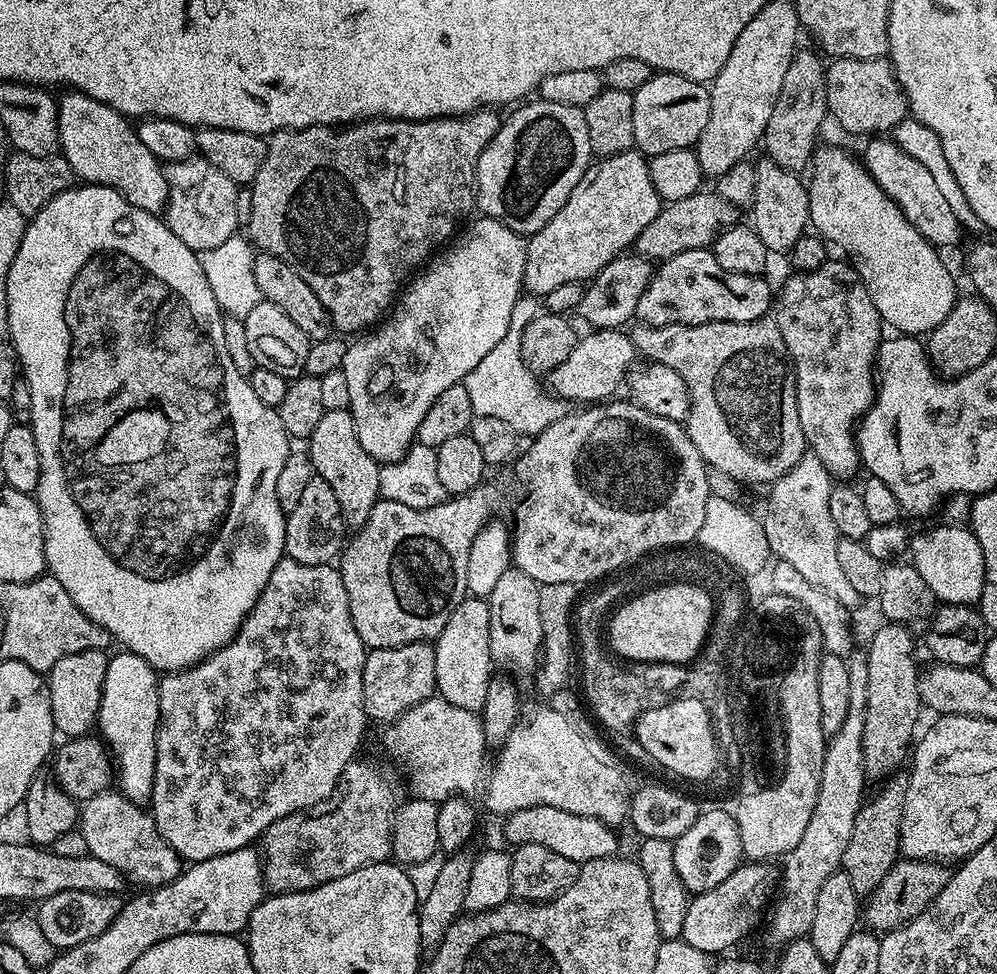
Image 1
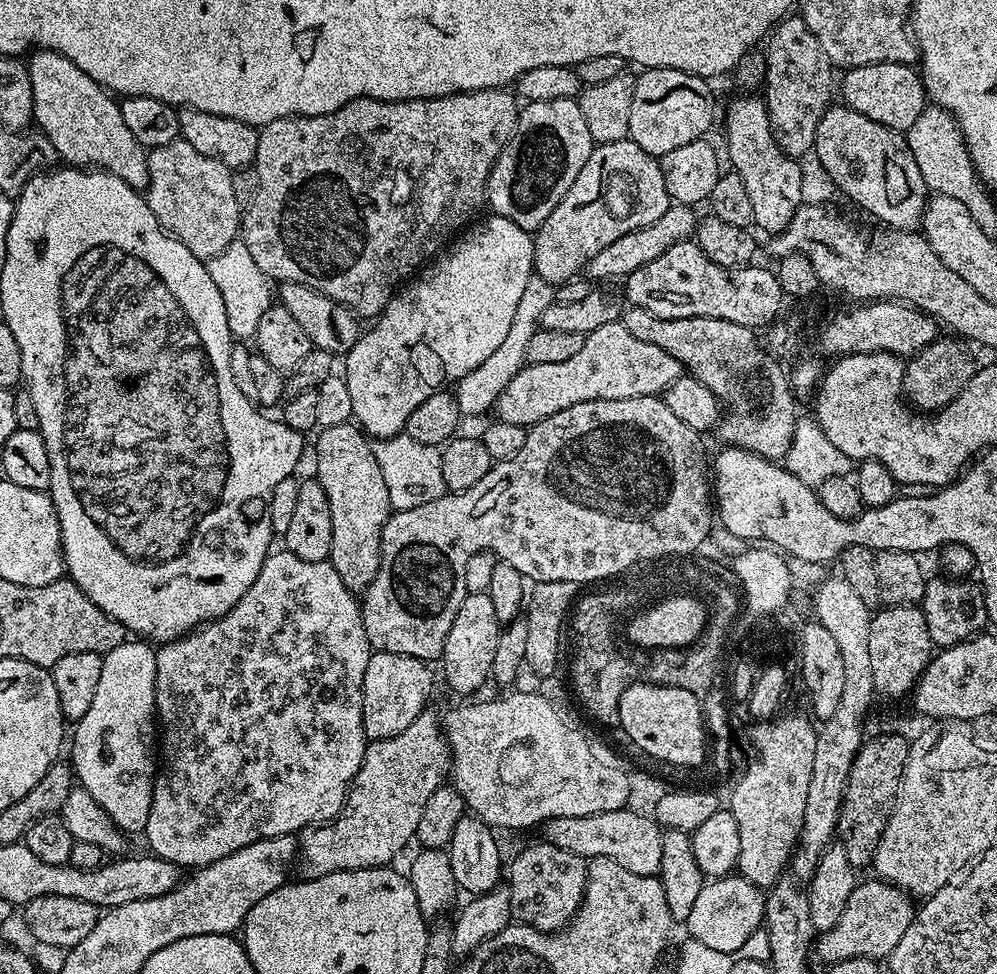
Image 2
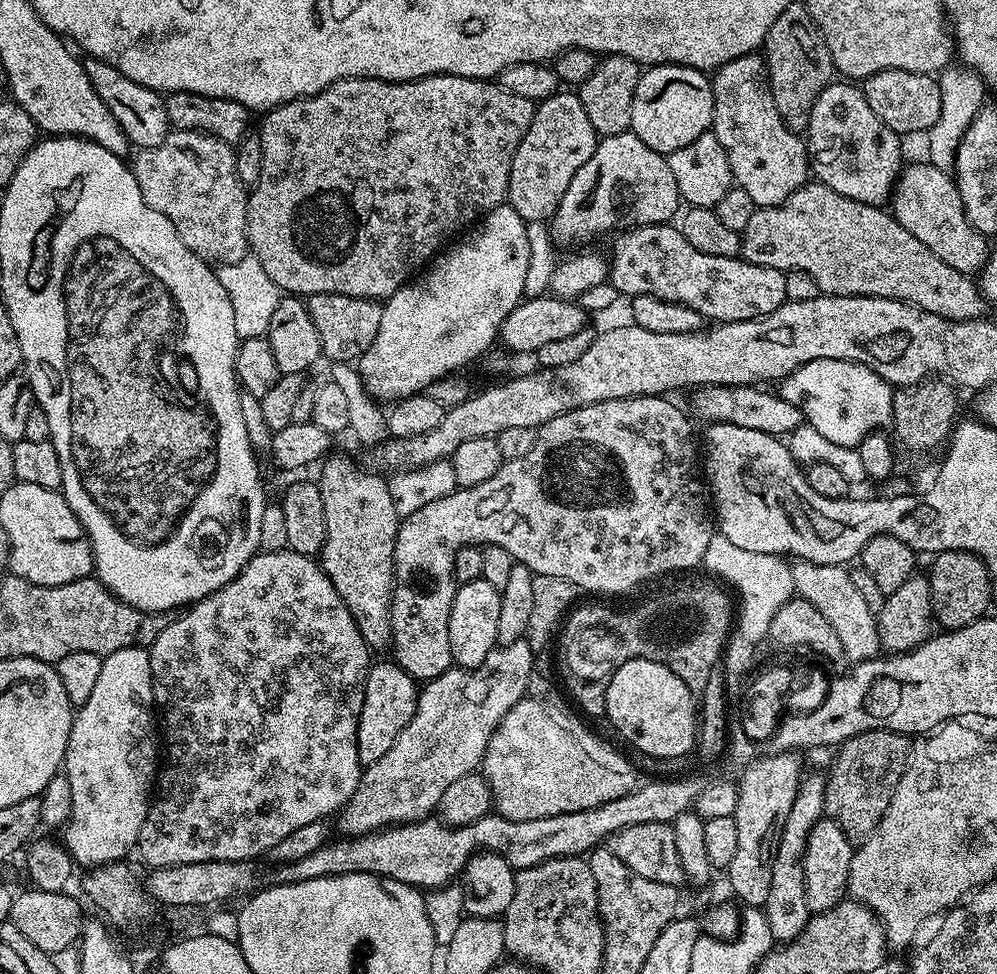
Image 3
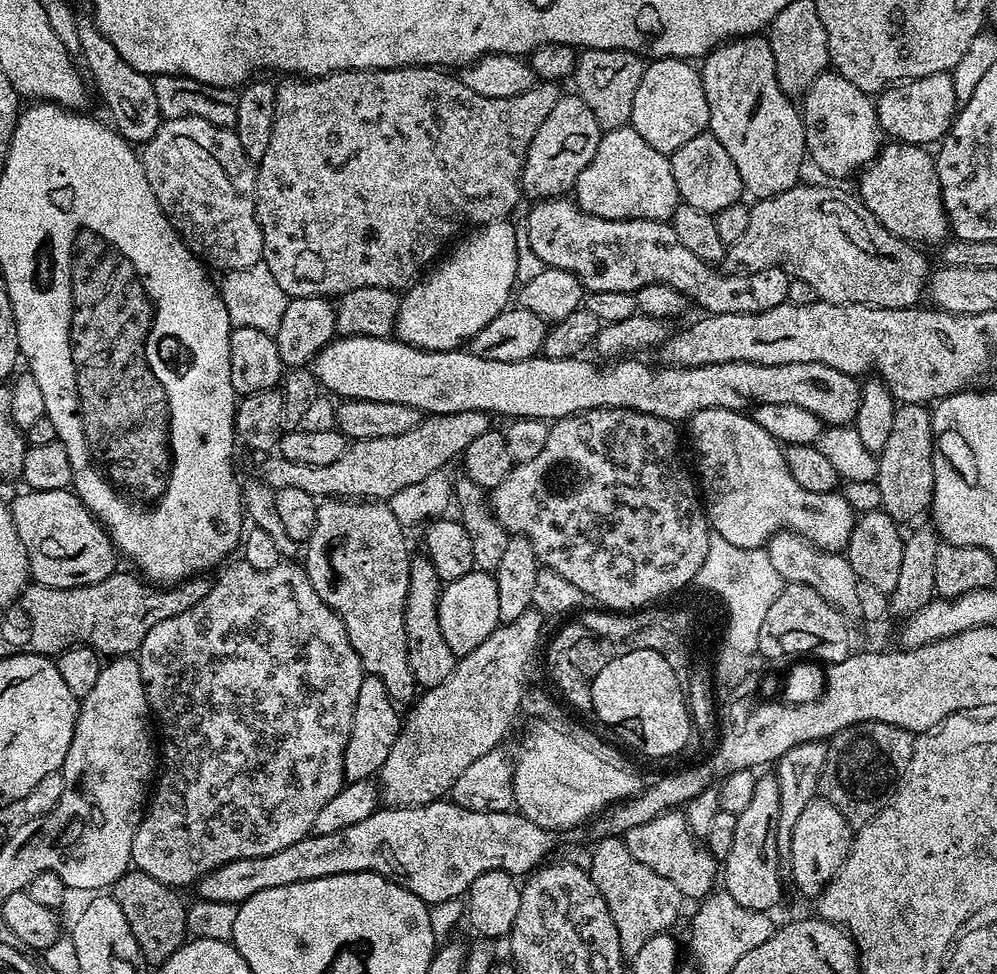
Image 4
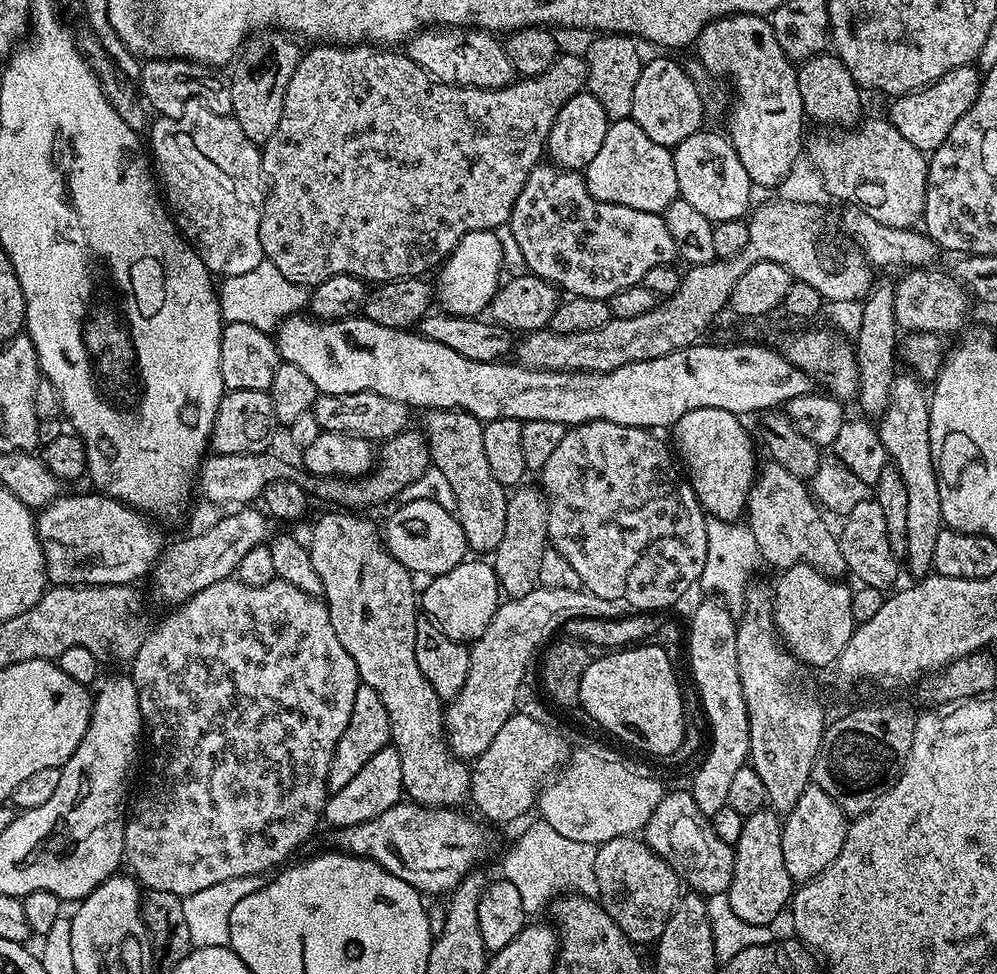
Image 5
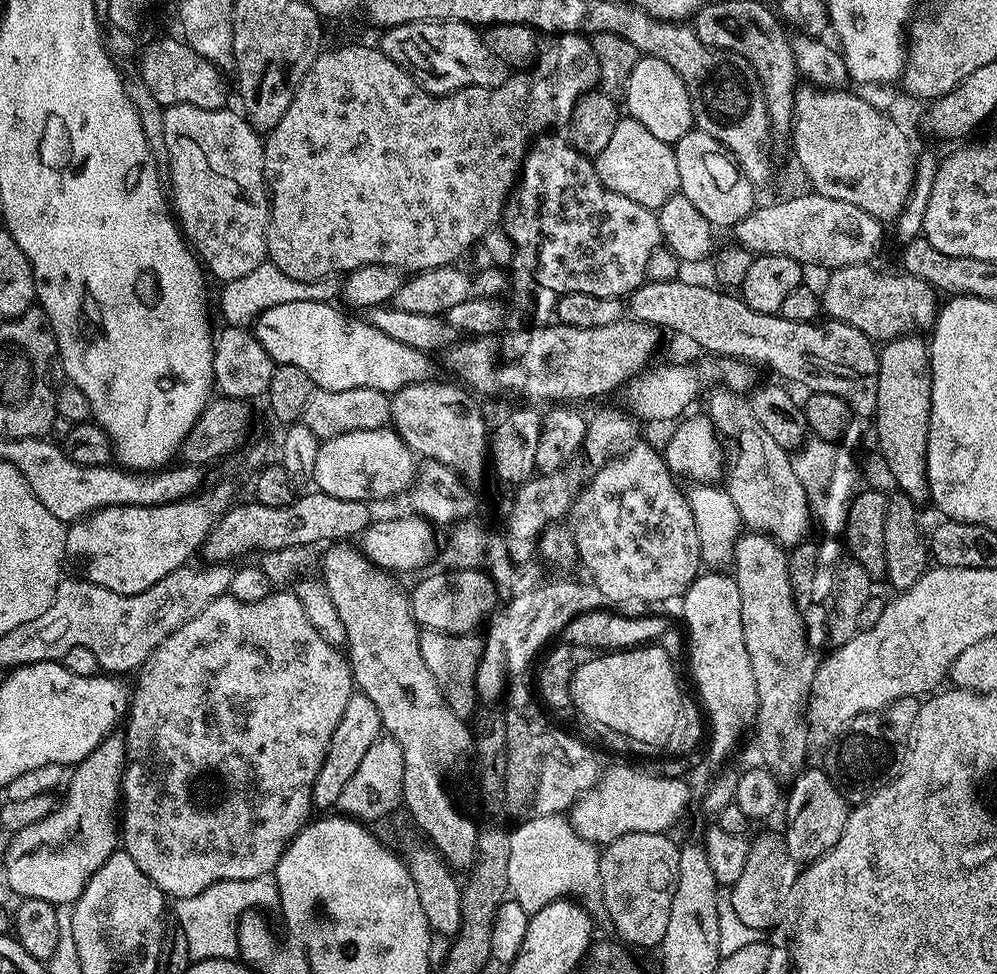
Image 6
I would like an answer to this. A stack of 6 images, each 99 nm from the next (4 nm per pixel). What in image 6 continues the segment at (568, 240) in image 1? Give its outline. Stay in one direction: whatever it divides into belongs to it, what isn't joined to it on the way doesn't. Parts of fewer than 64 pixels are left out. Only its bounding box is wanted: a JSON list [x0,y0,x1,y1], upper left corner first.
[594,115,680,210]

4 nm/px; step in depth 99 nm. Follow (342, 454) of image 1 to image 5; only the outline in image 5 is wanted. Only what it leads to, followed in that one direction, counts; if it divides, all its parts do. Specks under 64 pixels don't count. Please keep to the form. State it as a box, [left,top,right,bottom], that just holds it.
[308,514,472,808]

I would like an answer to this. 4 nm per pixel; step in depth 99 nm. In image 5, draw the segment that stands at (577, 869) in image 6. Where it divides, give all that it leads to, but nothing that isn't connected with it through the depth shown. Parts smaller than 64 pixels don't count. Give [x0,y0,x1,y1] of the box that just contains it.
[502,820,597,916]

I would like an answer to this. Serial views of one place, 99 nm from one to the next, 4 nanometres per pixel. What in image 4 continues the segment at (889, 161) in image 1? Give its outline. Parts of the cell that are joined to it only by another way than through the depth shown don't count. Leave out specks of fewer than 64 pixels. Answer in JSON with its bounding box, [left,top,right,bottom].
[802,70,882,176]

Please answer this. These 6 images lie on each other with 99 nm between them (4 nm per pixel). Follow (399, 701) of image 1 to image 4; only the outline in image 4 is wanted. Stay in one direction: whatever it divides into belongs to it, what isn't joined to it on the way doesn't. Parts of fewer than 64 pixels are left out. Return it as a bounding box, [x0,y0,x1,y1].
[344,675,402,783]

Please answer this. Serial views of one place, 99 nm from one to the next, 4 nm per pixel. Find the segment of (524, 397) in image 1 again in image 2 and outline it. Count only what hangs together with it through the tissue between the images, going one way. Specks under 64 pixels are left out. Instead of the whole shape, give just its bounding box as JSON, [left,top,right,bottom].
[454,275,555,417]

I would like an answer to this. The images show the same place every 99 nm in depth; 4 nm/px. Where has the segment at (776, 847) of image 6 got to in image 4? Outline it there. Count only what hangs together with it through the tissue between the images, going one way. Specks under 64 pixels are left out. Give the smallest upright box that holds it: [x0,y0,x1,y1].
[722,775,780,913]

